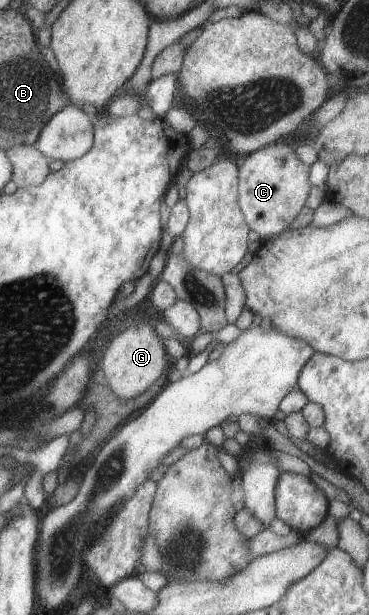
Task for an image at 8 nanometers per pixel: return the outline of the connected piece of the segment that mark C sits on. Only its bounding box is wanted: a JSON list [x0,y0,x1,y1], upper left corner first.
[237,140,312,239]

